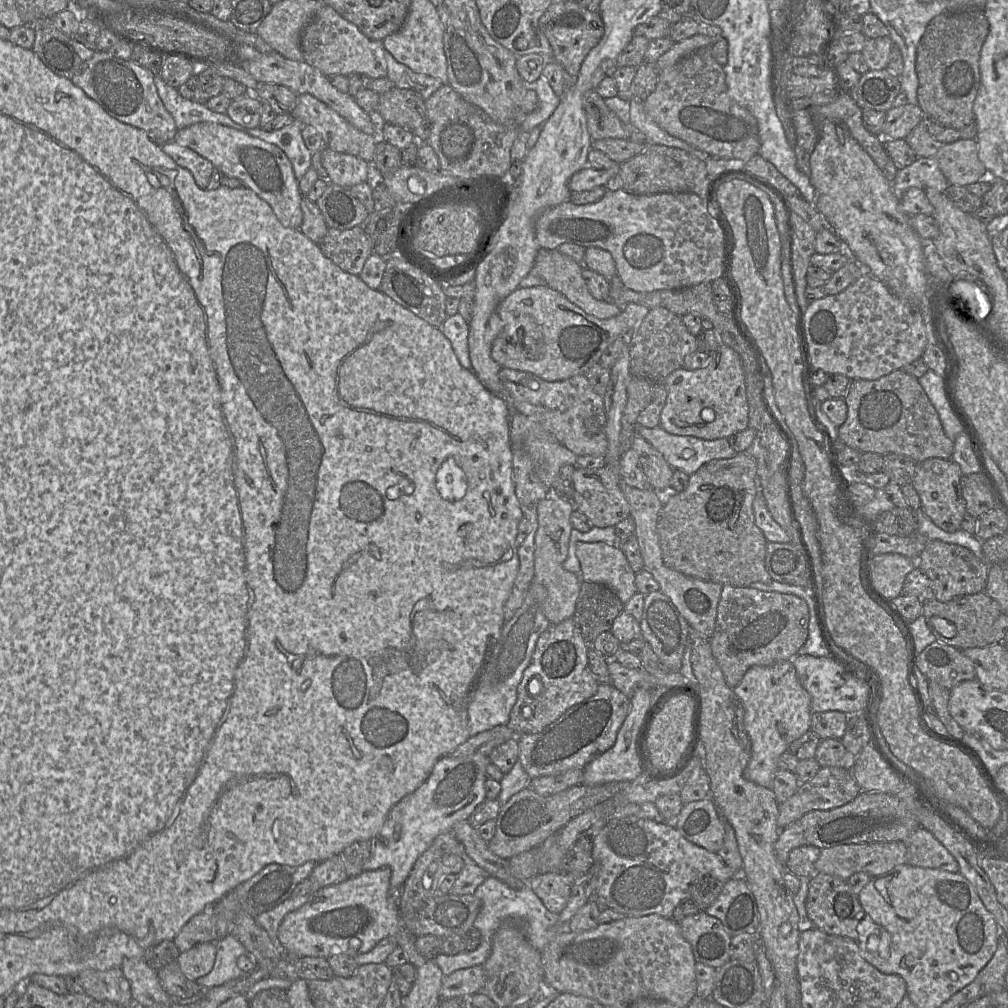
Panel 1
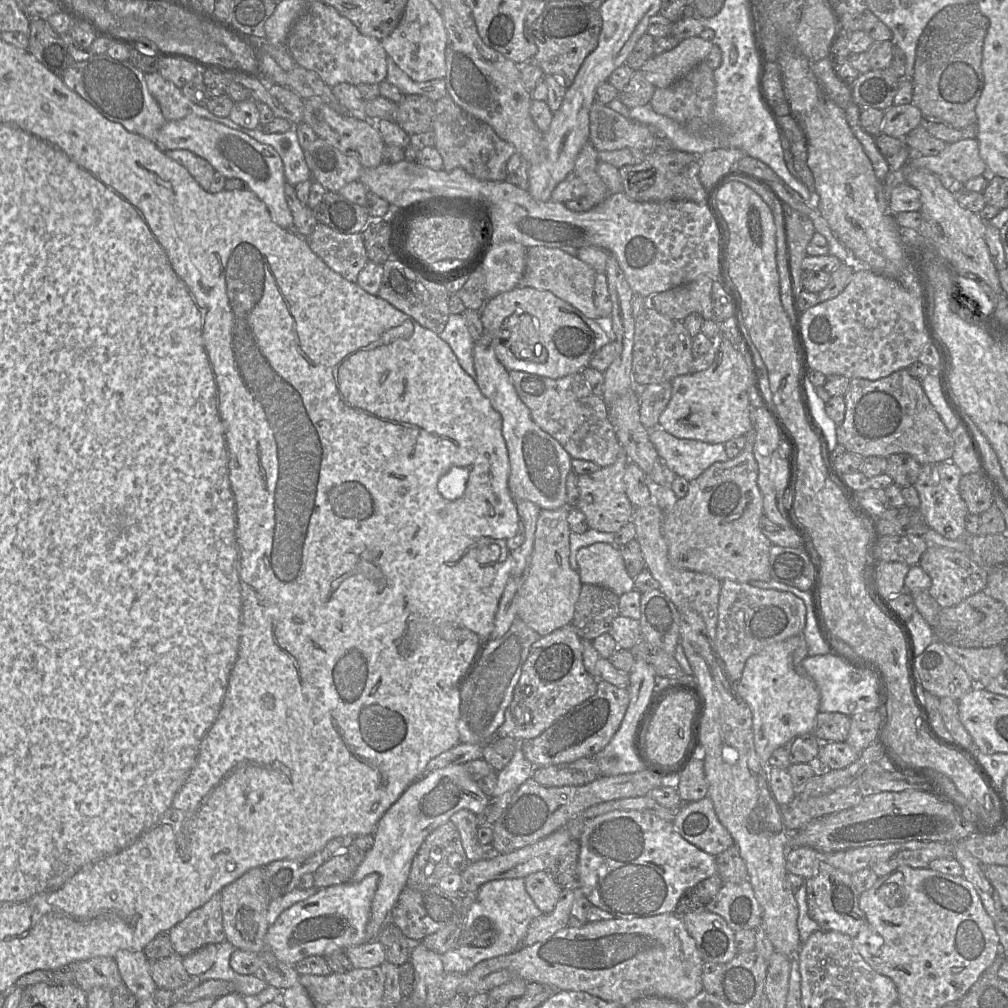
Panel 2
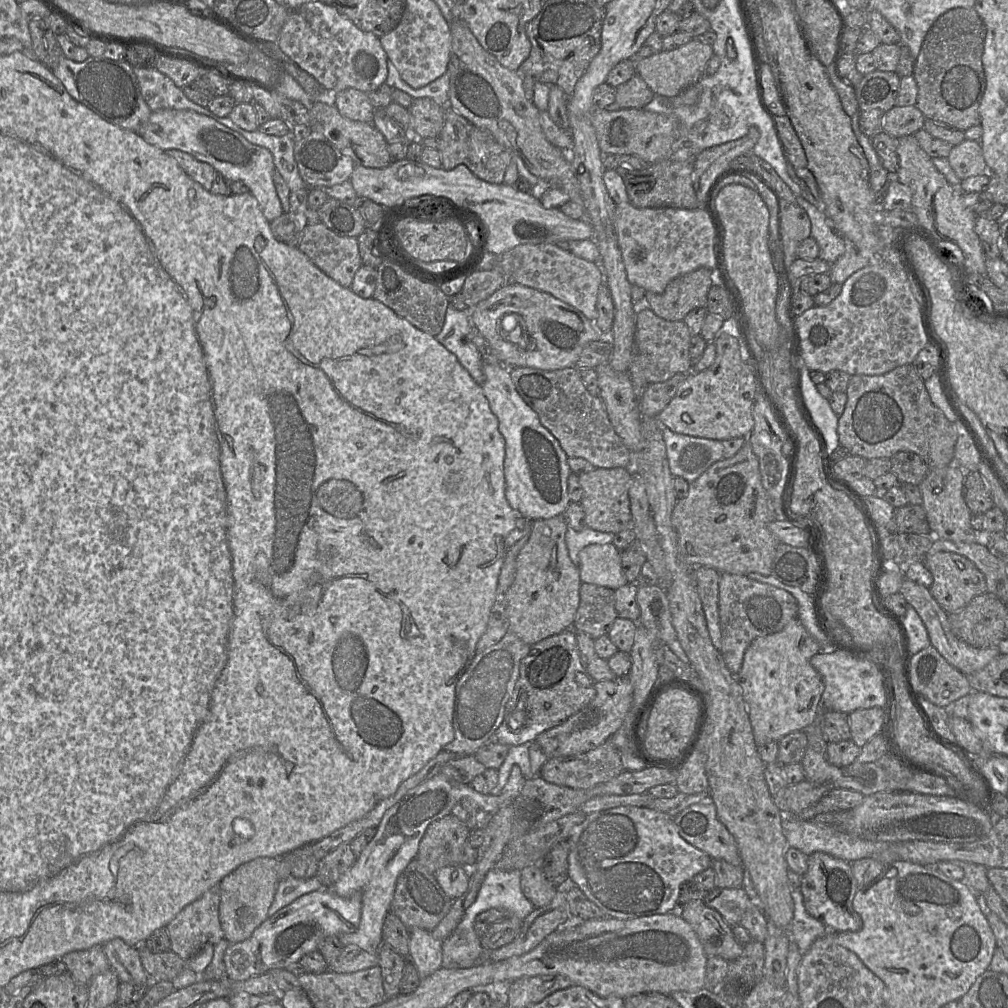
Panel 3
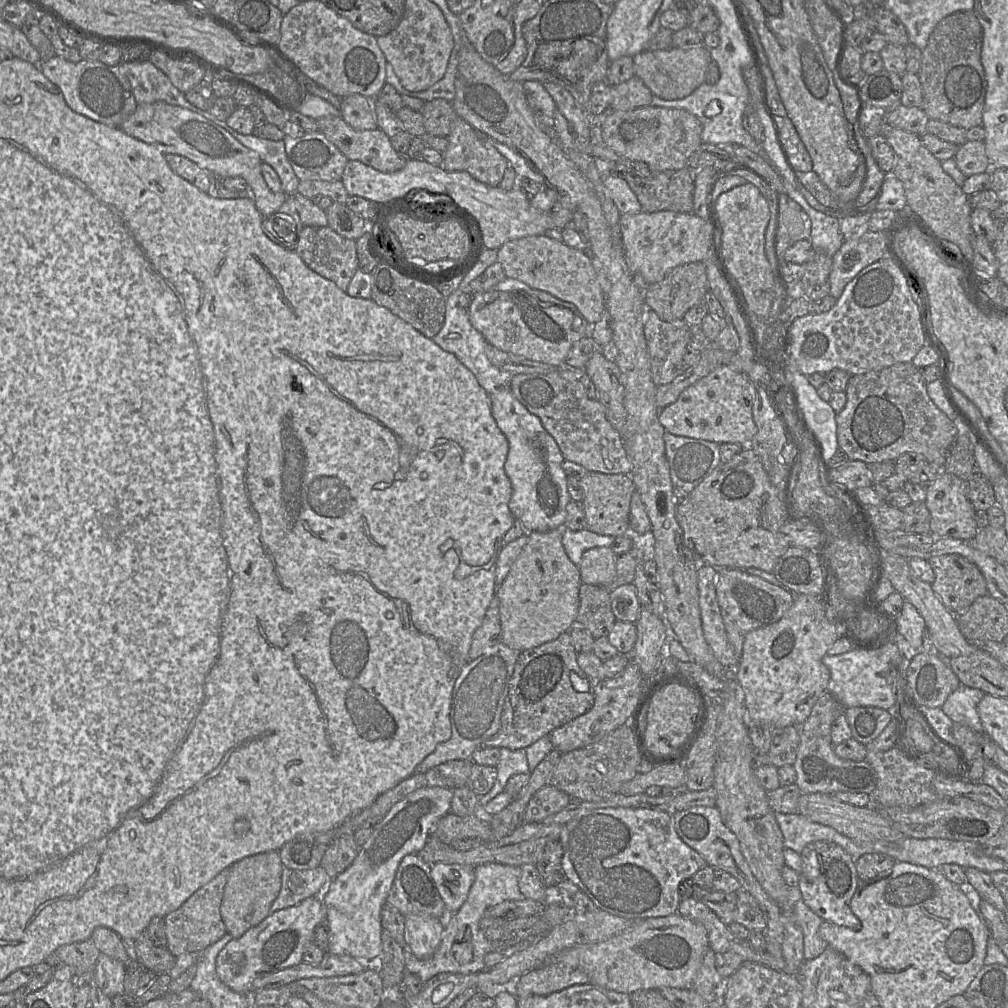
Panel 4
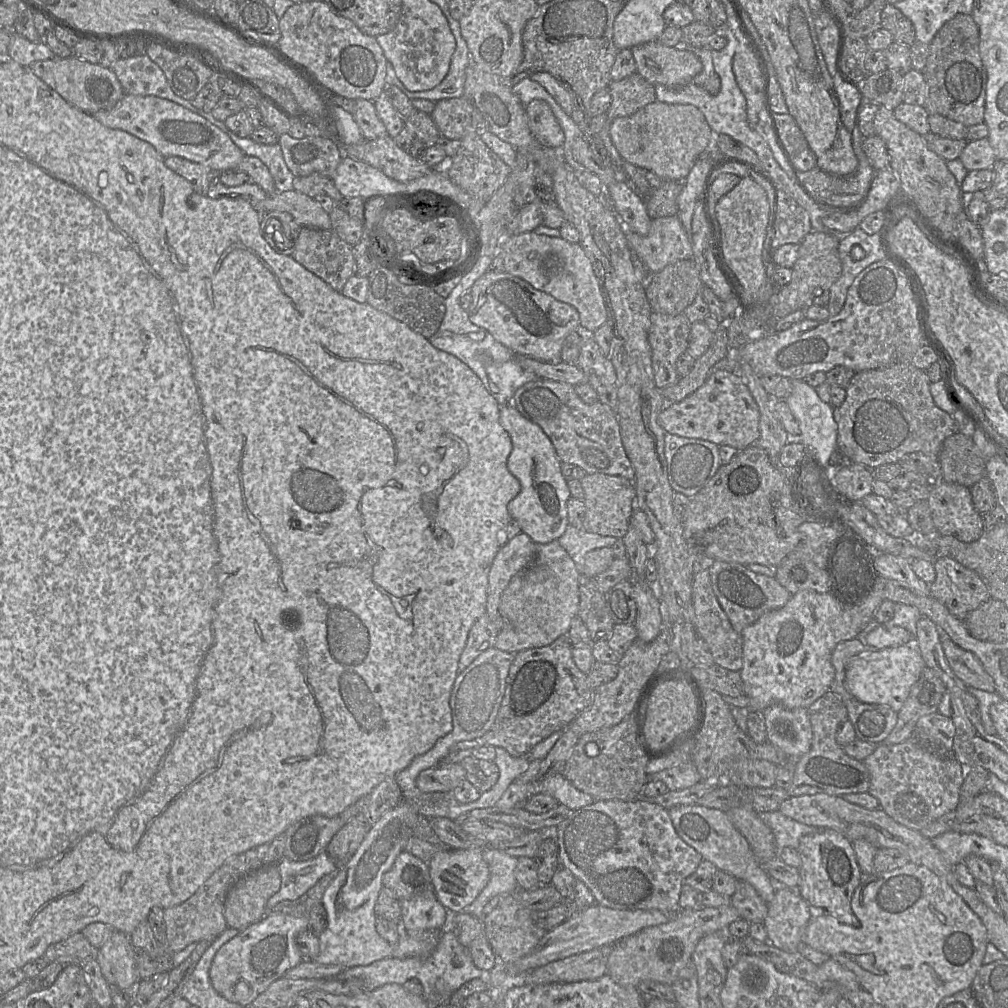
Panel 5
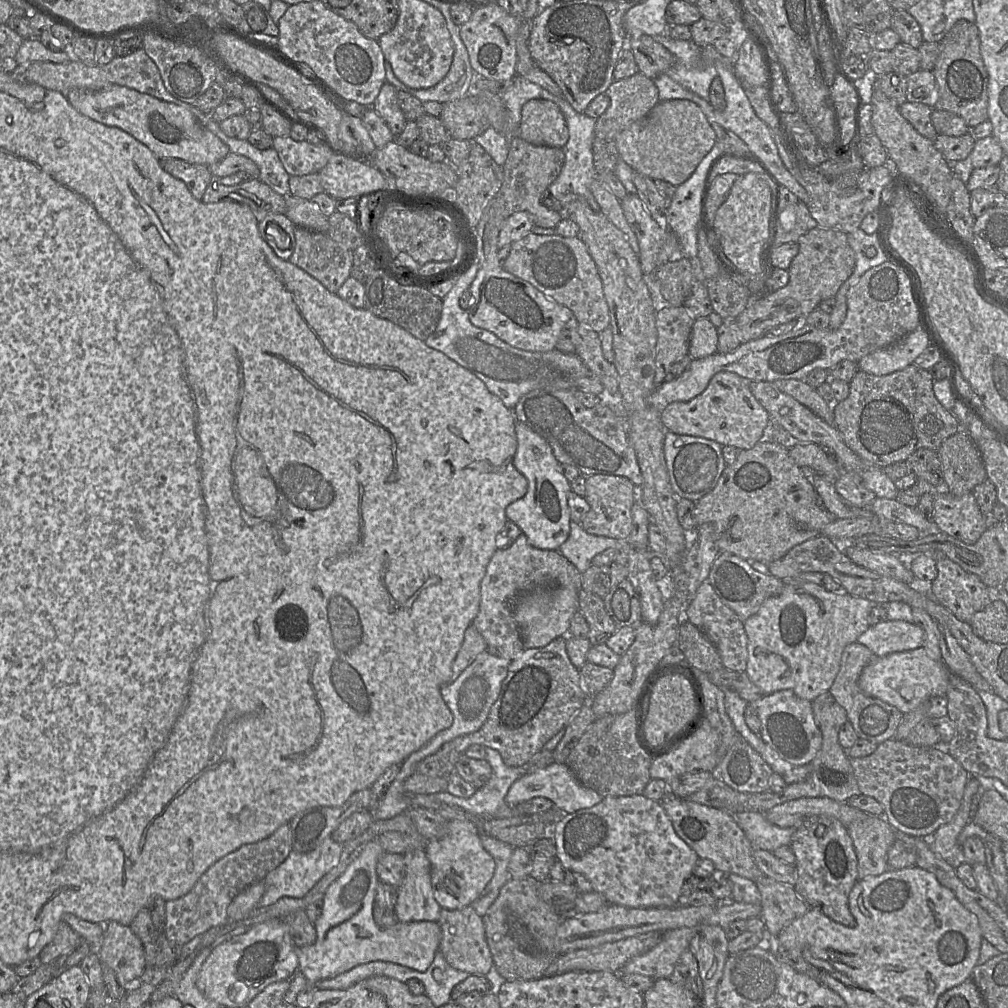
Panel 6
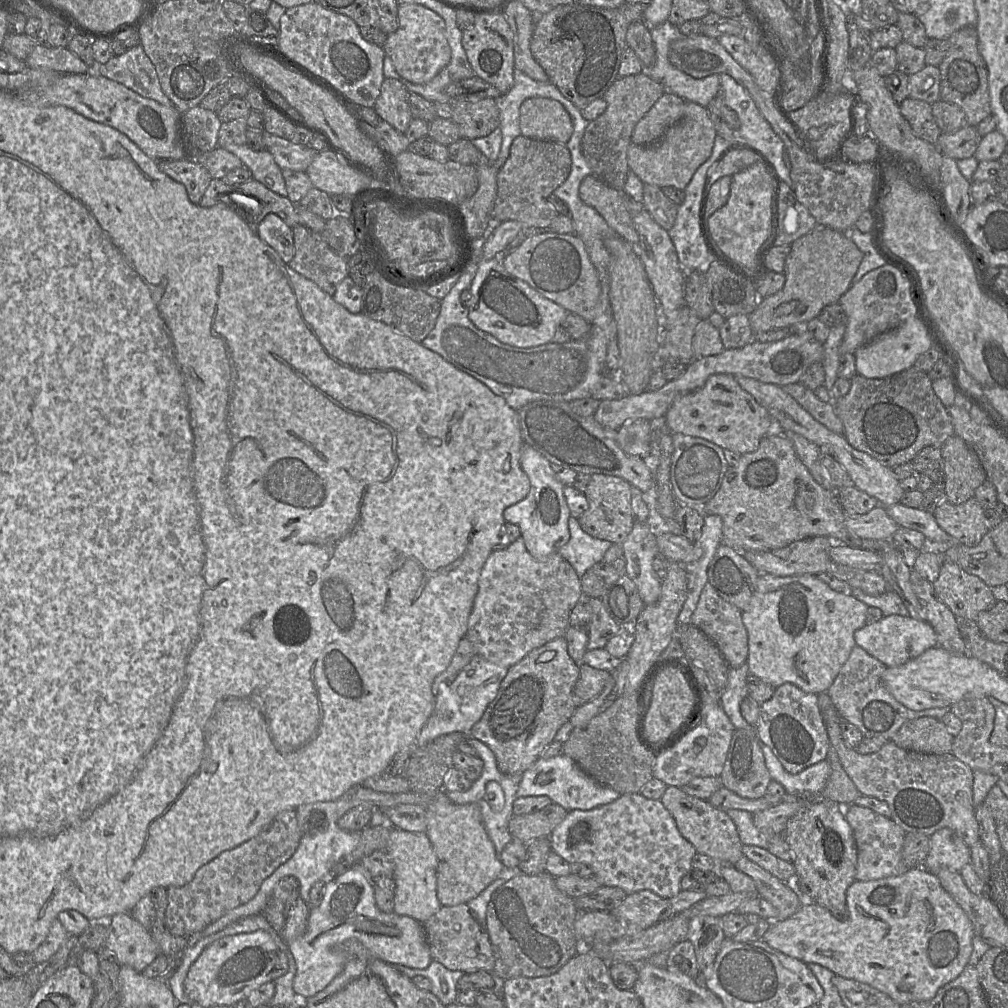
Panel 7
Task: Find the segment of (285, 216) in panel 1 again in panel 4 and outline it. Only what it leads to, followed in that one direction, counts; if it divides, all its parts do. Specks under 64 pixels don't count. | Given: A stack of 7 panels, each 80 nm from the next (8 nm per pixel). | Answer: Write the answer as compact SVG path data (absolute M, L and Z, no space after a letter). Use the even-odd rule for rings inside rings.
M163 101L138 105L119 128L127 135L155 147L162 154L183 156L222 179L243 178L257 210L263 217L278 212L288 198L283 192L274 193L269 189L261 174L262 160L258 153L242 145L225 129L191 110Z

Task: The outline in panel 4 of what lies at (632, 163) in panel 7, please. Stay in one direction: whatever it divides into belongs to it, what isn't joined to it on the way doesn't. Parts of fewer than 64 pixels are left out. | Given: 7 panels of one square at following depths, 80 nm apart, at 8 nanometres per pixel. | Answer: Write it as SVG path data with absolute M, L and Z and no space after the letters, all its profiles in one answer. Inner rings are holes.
M648 105L629 111L613 111L600 123L600 130L603 142L615 153L631 161L641 161L646 163L652 172L674 171L688 167L688 159L703 144L701 139L702 123L700 120L692 113L678 108L666 108Z

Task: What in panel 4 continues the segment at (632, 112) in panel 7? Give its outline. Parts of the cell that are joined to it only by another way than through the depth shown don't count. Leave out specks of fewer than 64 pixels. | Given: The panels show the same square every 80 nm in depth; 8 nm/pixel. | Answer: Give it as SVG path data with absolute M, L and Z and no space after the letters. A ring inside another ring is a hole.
M634 75L629 80L611 86L614 111L629 111L639 107L651 105L653 94L643 80Z

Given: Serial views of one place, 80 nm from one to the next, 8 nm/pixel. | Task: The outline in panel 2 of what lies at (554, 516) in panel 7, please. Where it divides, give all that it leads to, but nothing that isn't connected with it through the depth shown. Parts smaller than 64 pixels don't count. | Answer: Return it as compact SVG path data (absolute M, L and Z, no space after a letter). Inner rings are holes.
M485 332L473 348L476 383L482 394L502 417L502 434L506 442L510 473L508 487L513 500L528 500L541 510L554 510L567 502L566 478L572 471L569 453L532 419L530 410L519 398L509 372L496 358L492 336Z

